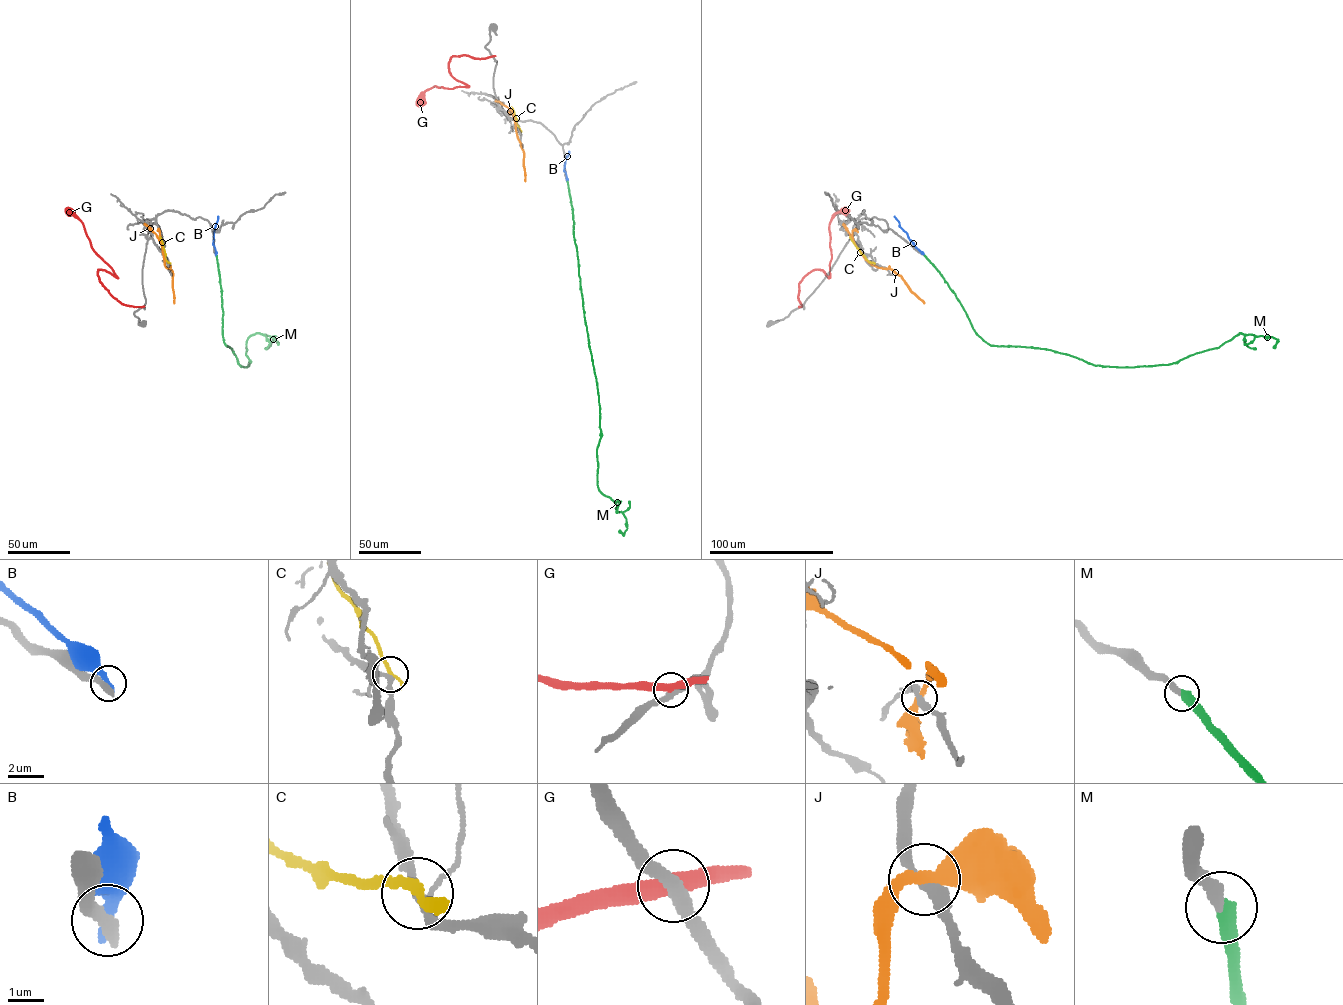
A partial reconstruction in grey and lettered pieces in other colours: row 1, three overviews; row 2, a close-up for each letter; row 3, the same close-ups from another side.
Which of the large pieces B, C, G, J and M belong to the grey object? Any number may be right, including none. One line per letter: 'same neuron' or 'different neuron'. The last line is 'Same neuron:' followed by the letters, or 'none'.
B: different neuron
C: different neuron
G: different neuron
J: different neuron
M: same neuron
Same neuron: M

